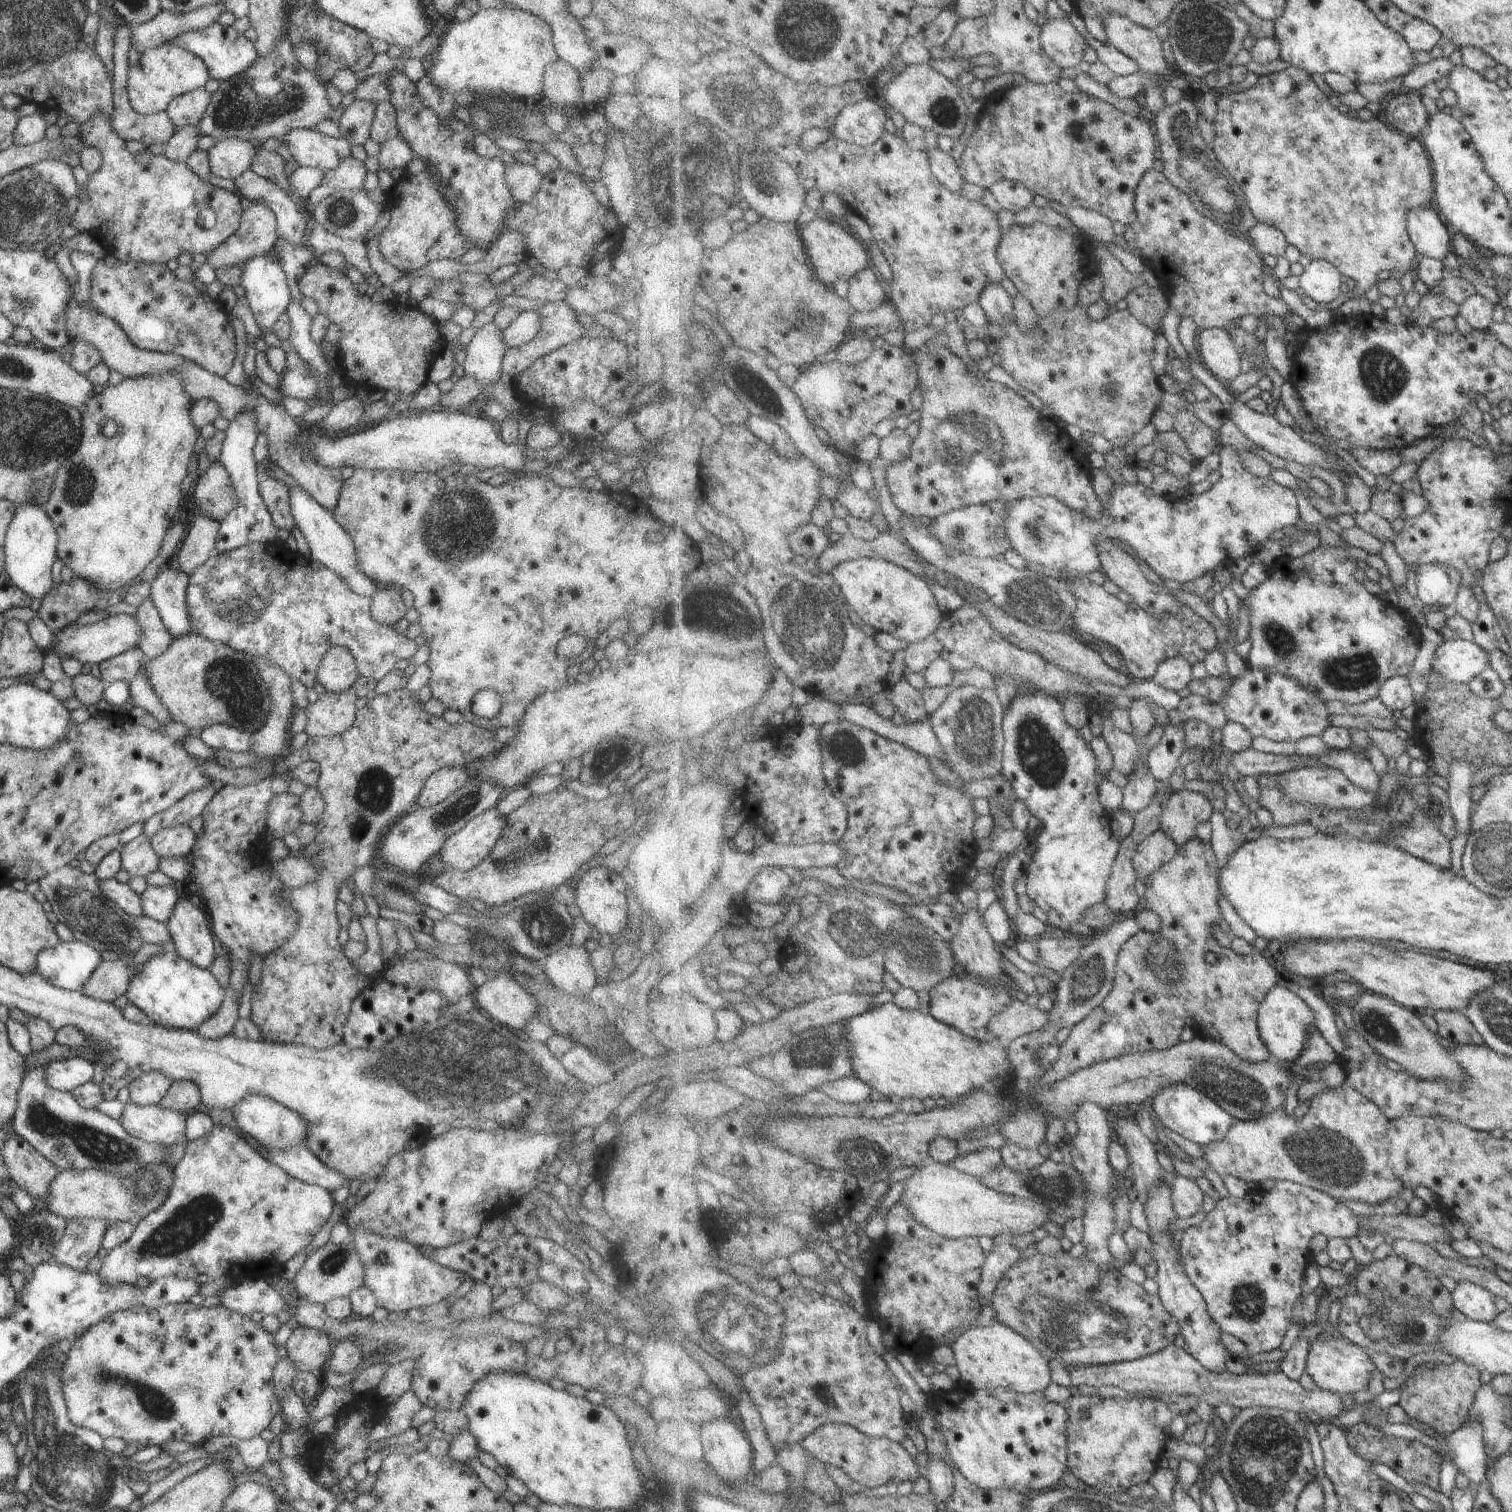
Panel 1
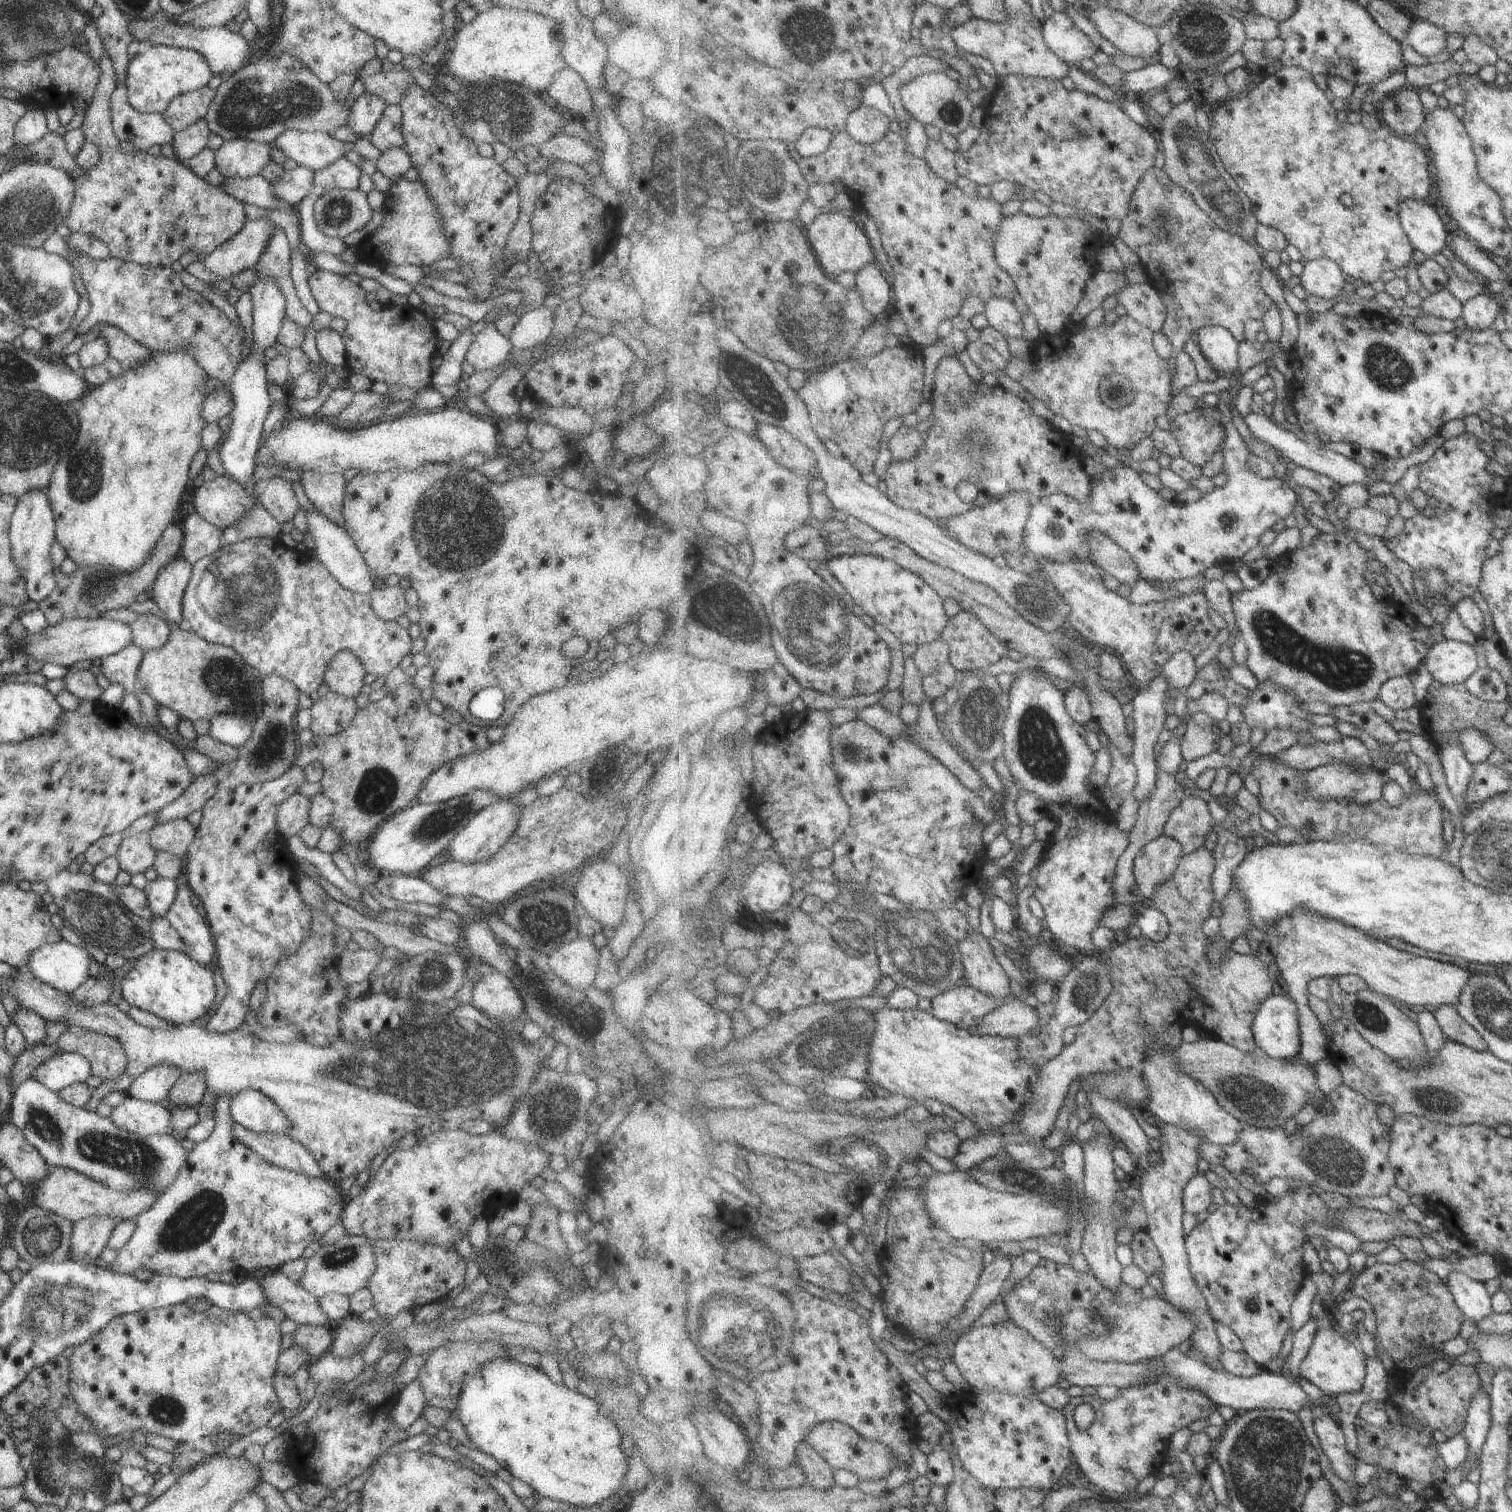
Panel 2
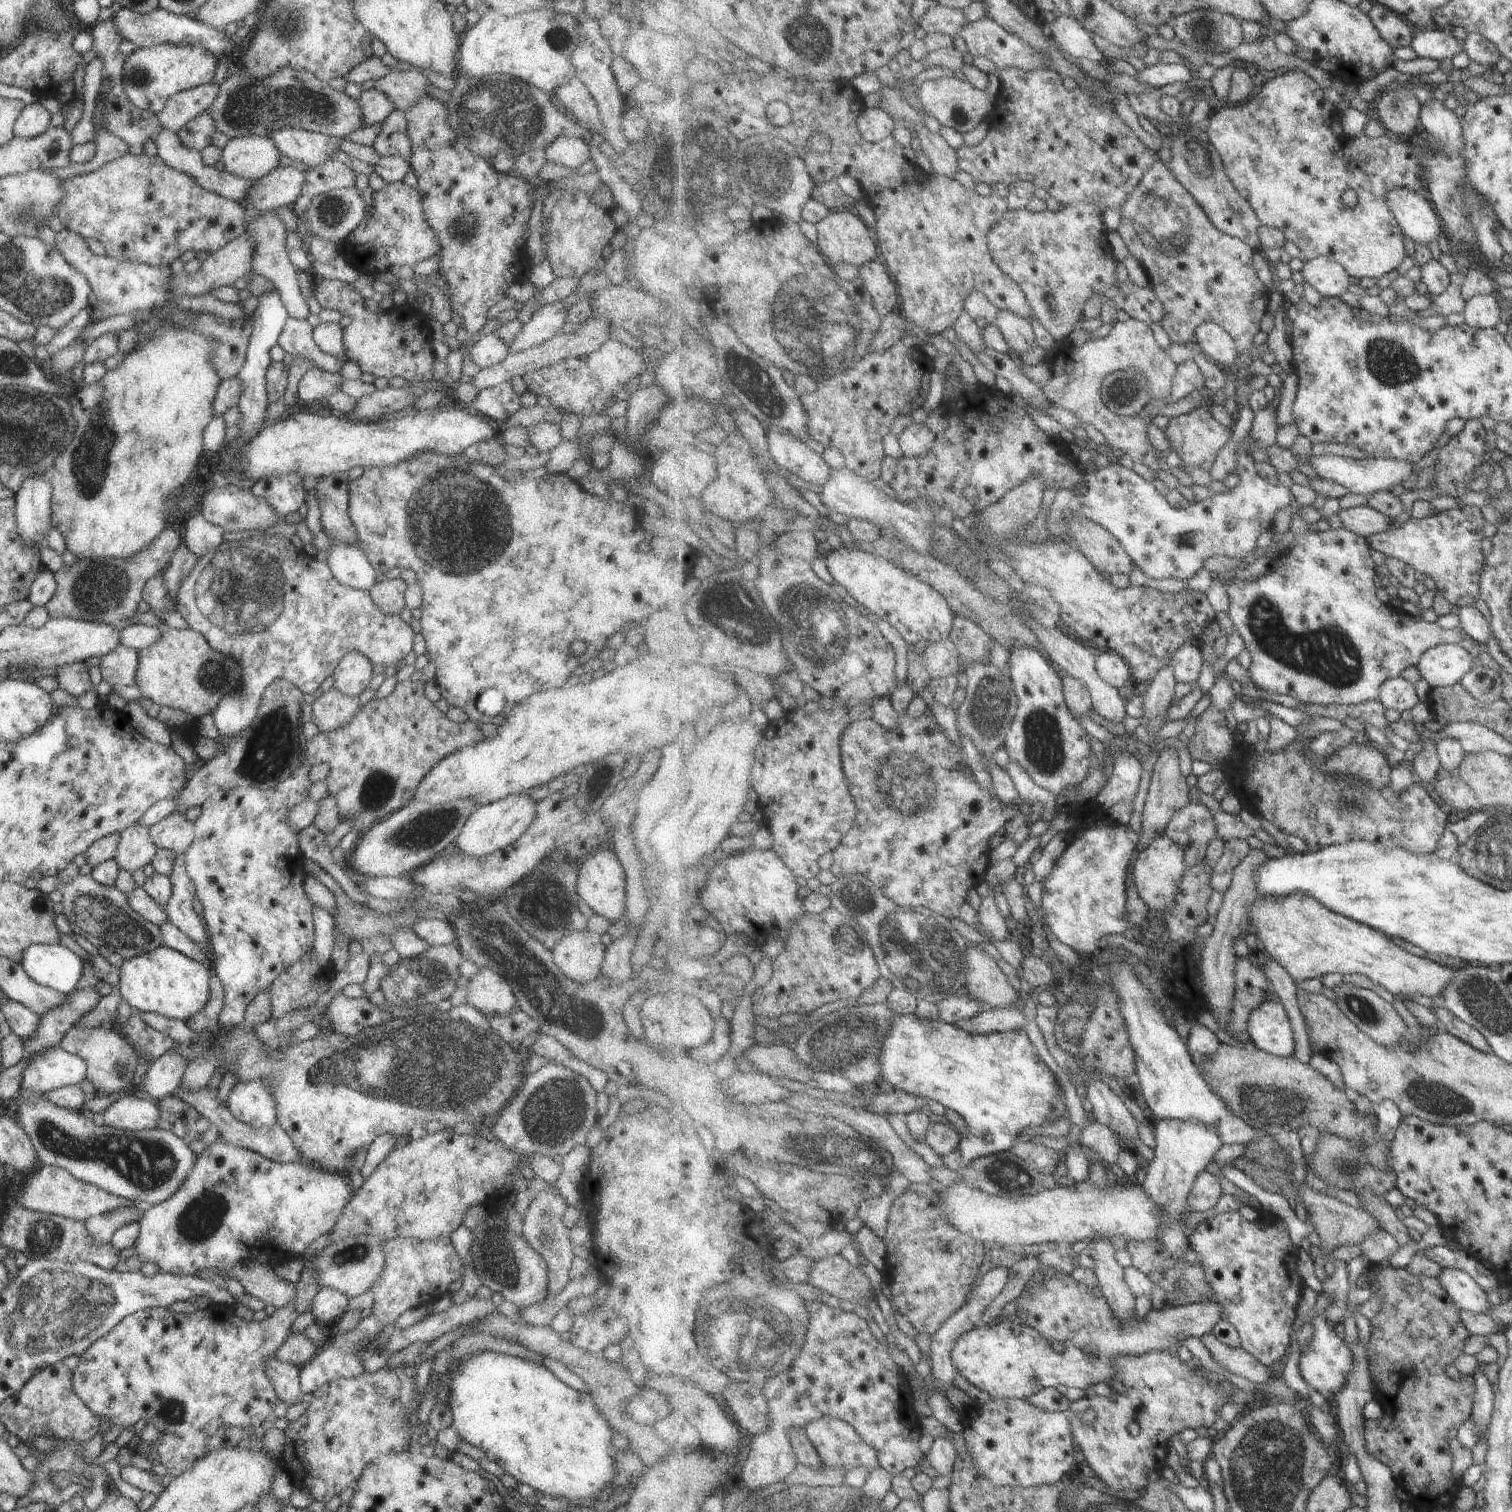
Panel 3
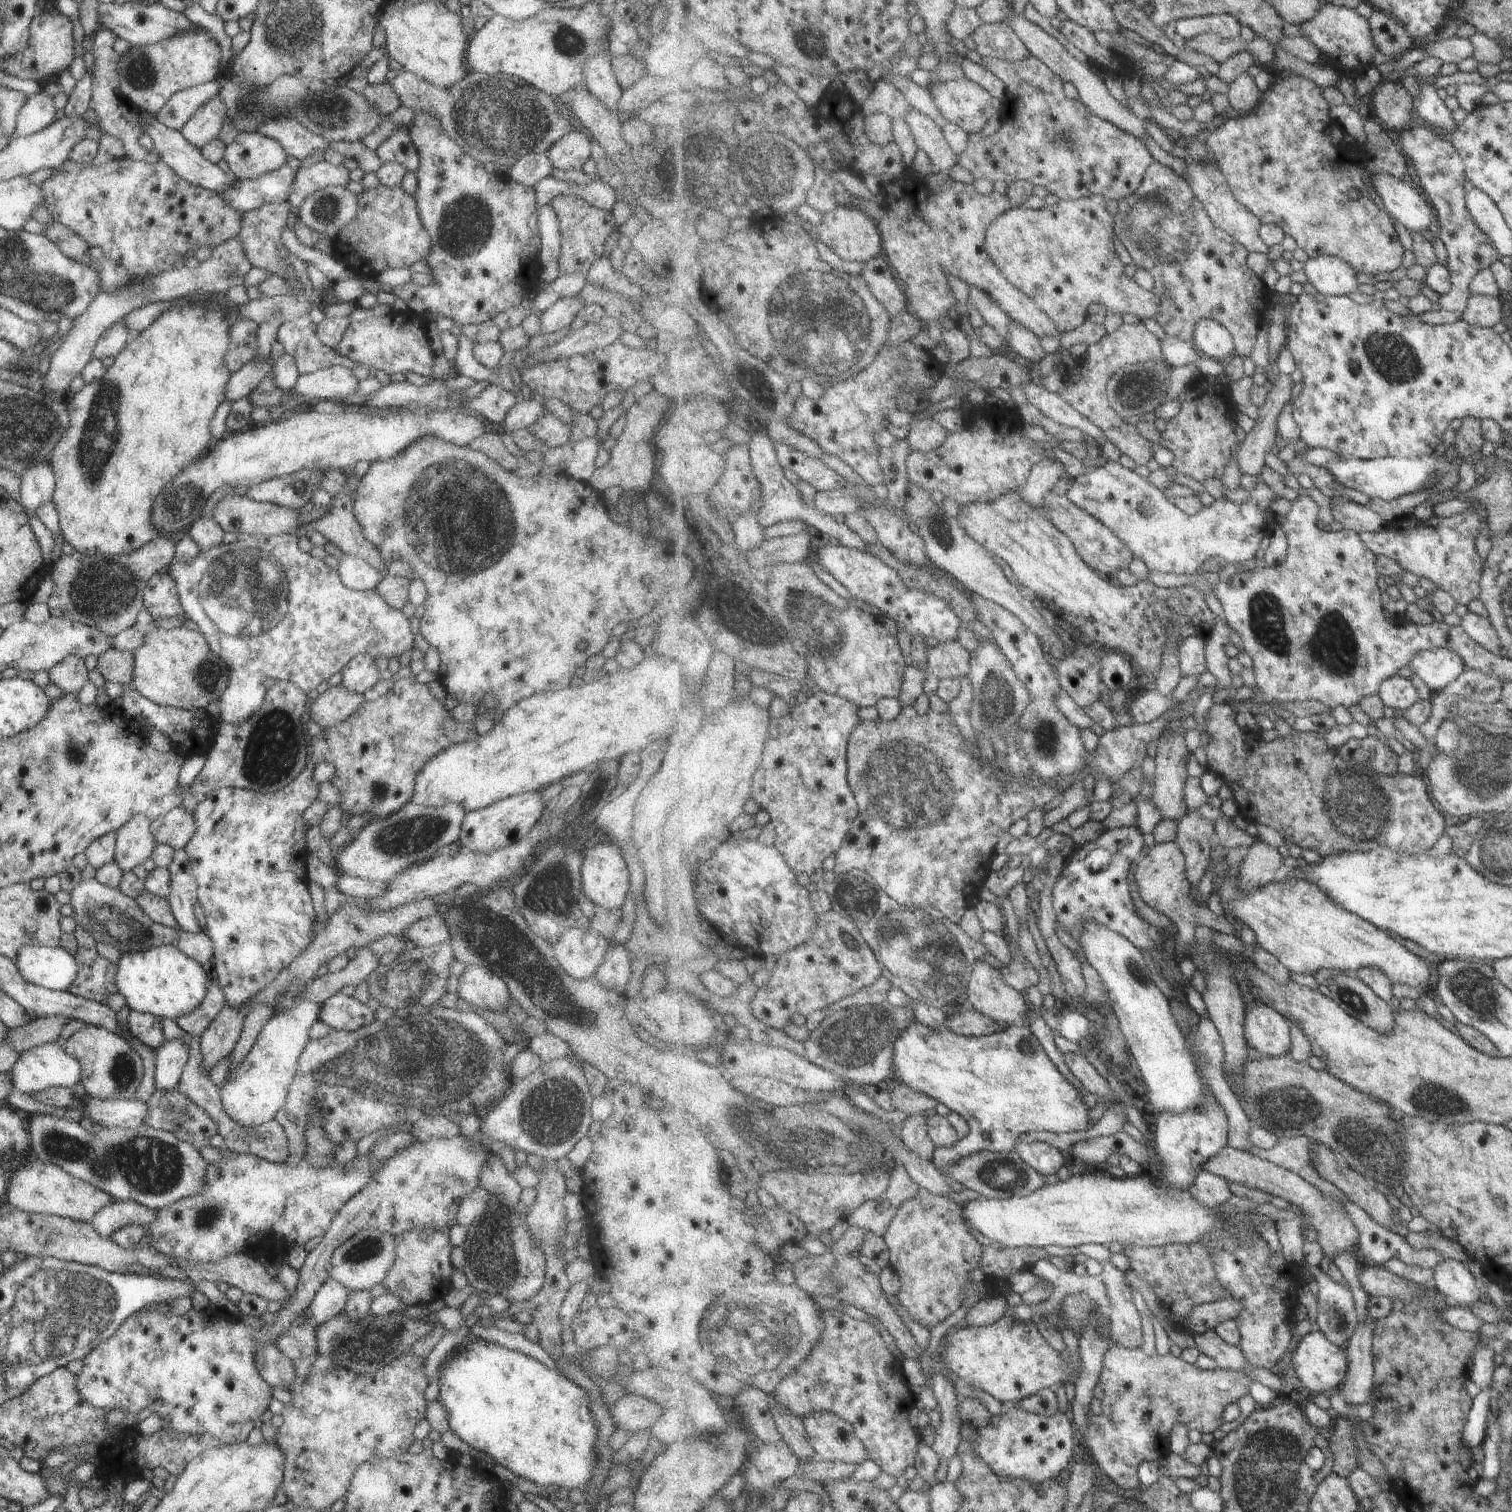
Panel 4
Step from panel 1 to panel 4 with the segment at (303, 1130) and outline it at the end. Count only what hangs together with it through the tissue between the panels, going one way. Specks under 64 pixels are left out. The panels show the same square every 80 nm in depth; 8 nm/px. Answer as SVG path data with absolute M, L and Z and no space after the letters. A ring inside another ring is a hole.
M304 1001L288 1012L274 1015L262 1027L246 1058L243 1058L243 1061L237 1066L232 1076L225 1079L224 1084L219 1089L226 1114L232 1120L235 1120L242 1126L255 1127L274 1119L274 1115L285 1105L289 1084L293 1081L299 1067L299 1058L306 1043L312 1039L309 1033L310 1027L319 1019L322 1005L323 1003Z

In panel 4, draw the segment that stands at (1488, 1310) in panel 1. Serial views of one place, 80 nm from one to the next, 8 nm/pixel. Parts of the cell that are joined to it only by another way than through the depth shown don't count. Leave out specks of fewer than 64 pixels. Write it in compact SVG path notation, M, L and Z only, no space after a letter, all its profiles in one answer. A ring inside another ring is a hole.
M1446 1259L1435 1268L1434 1286L1442 1294L1454 1298L1464 1308L1476 1303L1480 1292L1474 1286L1474 1276L1466 1270L1466 1264L1456 1259Z

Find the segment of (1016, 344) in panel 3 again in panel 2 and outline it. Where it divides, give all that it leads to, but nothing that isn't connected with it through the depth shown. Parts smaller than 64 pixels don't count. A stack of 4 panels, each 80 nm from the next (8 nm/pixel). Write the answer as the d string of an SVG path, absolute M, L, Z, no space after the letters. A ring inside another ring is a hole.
M995 298L987 303L986 316L993 328L1004 336L1024 339L1024 320L1022 320L1022 314L1014 302Z

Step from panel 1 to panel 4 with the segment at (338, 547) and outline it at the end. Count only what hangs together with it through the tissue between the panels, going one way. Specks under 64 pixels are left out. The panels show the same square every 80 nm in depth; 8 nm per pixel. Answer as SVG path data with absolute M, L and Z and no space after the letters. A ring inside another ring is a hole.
M346 553L339 560L337 573L344 586L353 591L374 590L382 579L379 570L371 564Z

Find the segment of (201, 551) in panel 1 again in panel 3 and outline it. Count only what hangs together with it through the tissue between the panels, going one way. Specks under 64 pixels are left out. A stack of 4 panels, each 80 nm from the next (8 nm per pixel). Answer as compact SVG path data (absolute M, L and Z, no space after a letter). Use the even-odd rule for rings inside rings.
M197 513L186 522L185 534L182 542L188 550L198 558L214 550L223 543L223 528L212 524L202 513Z

